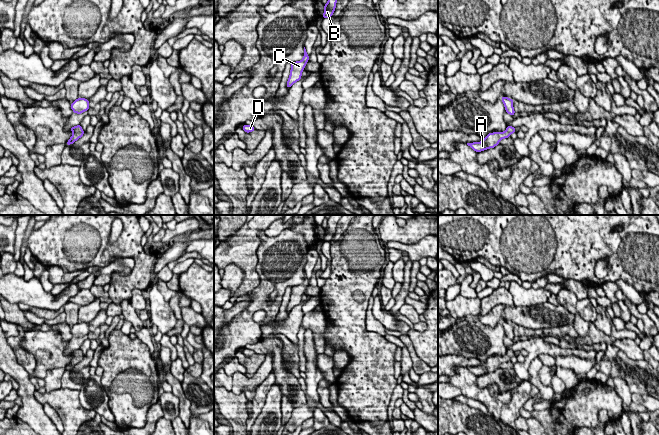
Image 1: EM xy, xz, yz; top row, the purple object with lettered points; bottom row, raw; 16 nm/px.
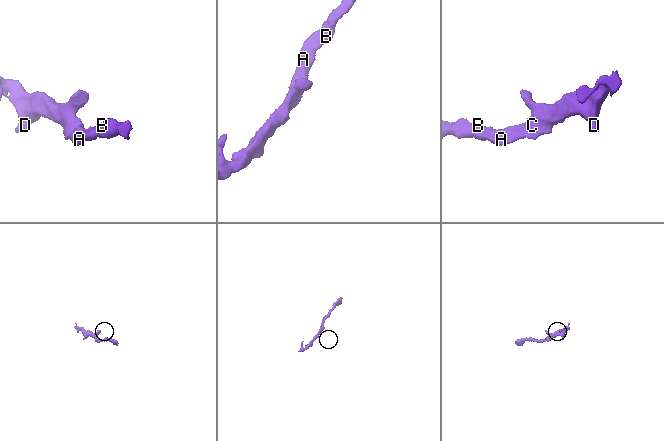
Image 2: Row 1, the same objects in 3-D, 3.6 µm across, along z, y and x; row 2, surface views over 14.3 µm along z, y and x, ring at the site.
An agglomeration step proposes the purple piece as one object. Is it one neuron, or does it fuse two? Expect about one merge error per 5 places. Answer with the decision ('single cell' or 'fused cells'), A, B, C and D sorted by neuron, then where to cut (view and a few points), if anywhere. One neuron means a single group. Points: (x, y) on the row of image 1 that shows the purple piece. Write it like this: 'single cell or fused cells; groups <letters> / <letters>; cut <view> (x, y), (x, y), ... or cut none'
single cell; groups A B C D; cut none

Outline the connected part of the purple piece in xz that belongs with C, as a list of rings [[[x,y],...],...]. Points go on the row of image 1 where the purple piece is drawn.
[[[304,47],[304,57],[301,61],[293,62],[291,64],[291,71],[290,76],[287,81],[287,88],[291,87],[295,82],[301,79],[302,71],[304,70],[304,67],[306,66],[306,63],[309,60],[309,55],[306,52],[306,49]]]

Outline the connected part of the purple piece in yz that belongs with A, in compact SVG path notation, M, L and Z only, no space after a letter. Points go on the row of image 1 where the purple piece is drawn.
M507 126L507 129L504 132L488 133L481 142L467 142L466 144L476 152L481 152L489 148L494 148L502 139L508 138L514 132L516 132L514 127Z

